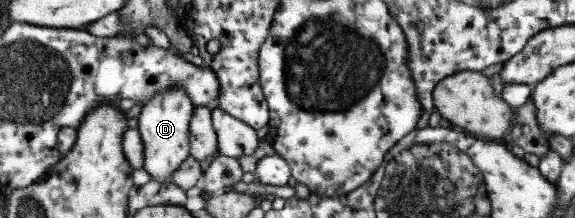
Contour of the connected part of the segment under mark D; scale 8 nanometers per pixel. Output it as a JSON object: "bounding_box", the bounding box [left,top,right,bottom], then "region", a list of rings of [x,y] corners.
{"bounding_box":[137,86,193,182],"region":[[[172,86],[169,90],[164,90],[149,97],[142,104],[141,110],[137,115],[138,129],[141,142],[143,143],[143,169],[150,174],[150,180],[165,182],[169,175],[189,156],[189,130],[188,123],[193,114],[193,105],[182,91],[182,88]]]}

